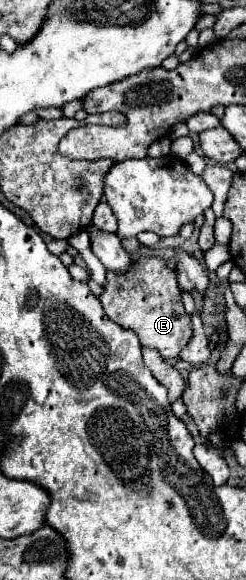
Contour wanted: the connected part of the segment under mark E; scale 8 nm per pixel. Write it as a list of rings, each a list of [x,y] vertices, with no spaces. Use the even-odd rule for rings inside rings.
[[[141,256],[135,260],[129,274],[107,274],[107,286],[99,300],[115,324],[133,330],[143,348],[159,350],[165,360],[177,358],[193,336],[191,316],[181,304],[181,290],[175,280],[175,272],[167,268],[161,258]]]

